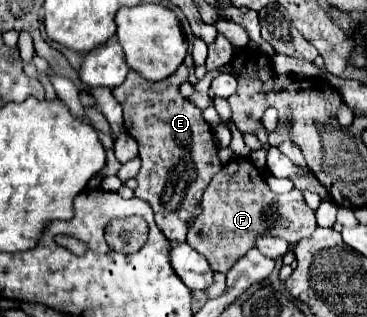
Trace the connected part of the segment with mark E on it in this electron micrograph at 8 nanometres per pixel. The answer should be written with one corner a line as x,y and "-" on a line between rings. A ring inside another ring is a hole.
181,66
165,80
149,82
135,72
127,74
127,80
113,90
115,100
123,108
125,130
139,144
139,158
143,166
137,174
135,196
151,204
159,230
171,242
185,242
187,230
199,214
199,200
223,166
217,152
211,126
203,120
201,110
181,96
179,84
187,80
187,68

